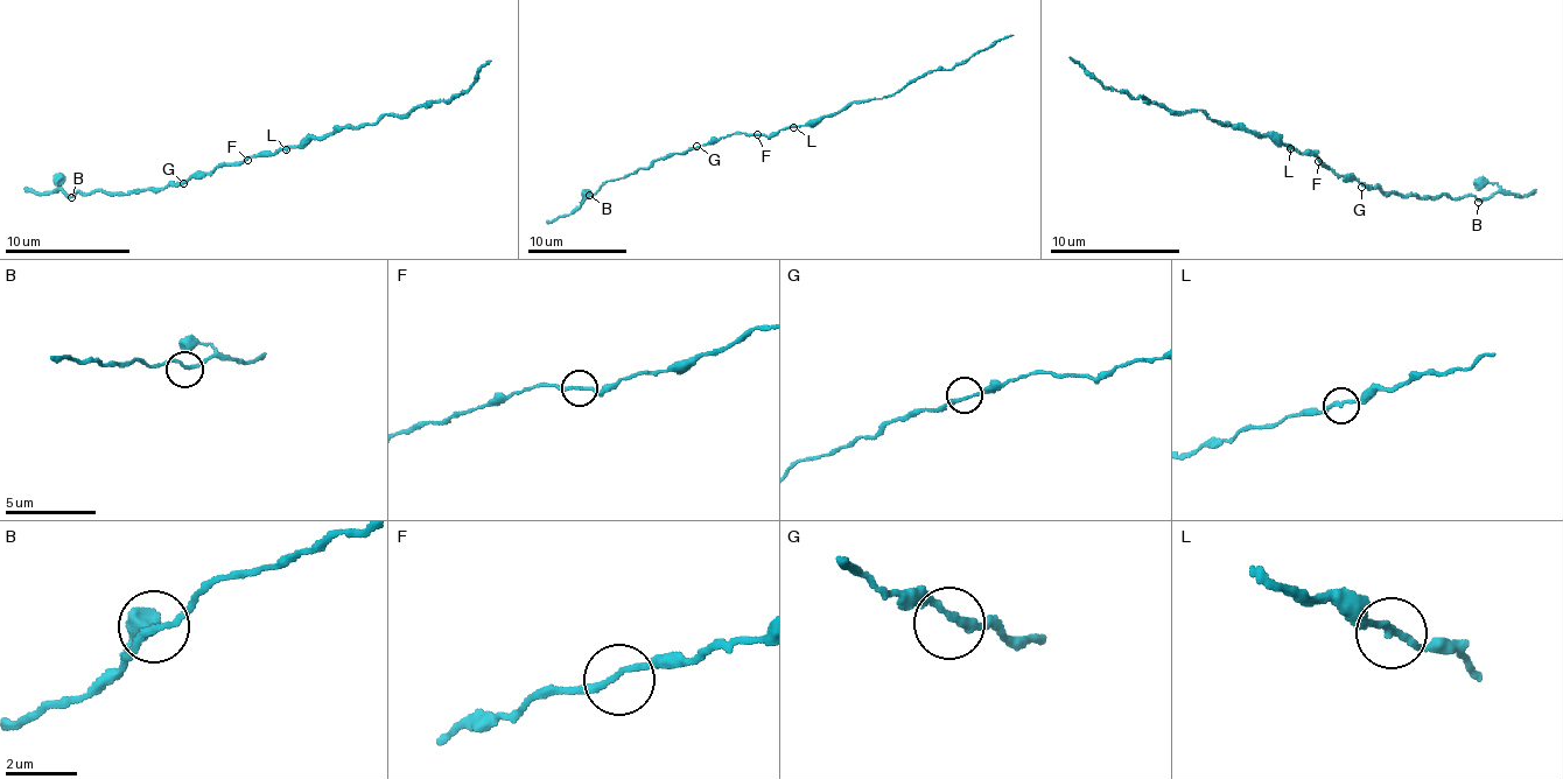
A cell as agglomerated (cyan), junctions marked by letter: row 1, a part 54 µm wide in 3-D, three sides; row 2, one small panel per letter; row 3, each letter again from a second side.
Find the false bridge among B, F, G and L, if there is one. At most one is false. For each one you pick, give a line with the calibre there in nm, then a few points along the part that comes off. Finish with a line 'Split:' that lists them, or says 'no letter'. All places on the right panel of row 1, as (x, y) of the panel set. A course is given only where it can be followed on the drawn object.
Split: no letter

